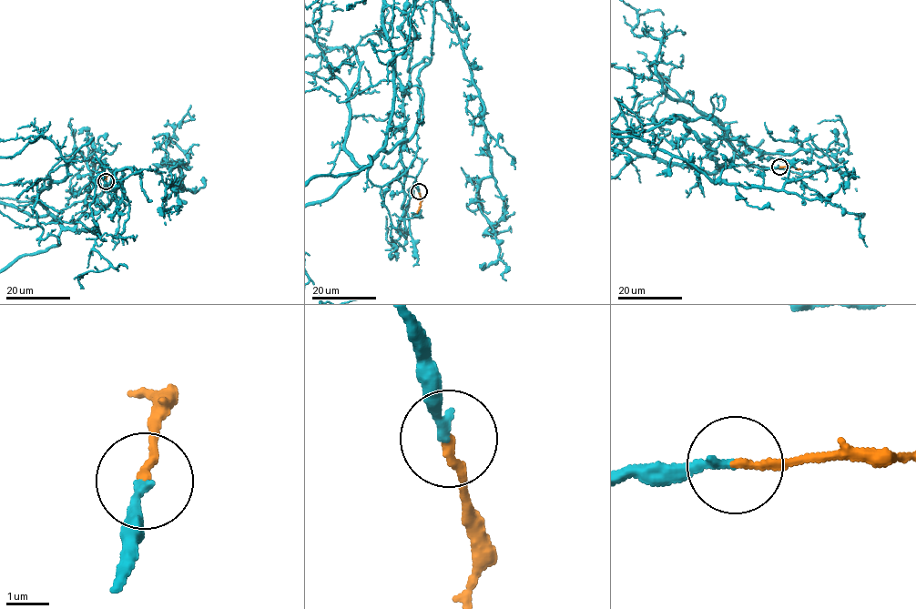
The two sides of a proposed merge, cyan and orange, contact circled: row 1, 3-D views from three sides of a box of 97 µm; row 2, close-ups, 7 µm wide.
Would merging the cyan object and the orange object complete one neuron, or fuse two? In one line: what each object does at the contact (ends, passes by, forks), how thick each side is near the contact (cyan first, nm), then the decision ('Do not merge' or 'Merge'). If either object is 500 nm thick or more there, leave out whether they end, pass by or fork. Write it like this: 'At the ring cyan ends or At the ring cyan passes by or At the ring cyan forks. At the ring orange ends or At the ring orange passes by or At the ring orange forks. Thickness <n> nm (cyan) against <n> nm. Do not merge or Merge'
At the ring cyan ends. At the ring orange ends. Thickness 200 nm (cyan) against 200 nm. Merge

